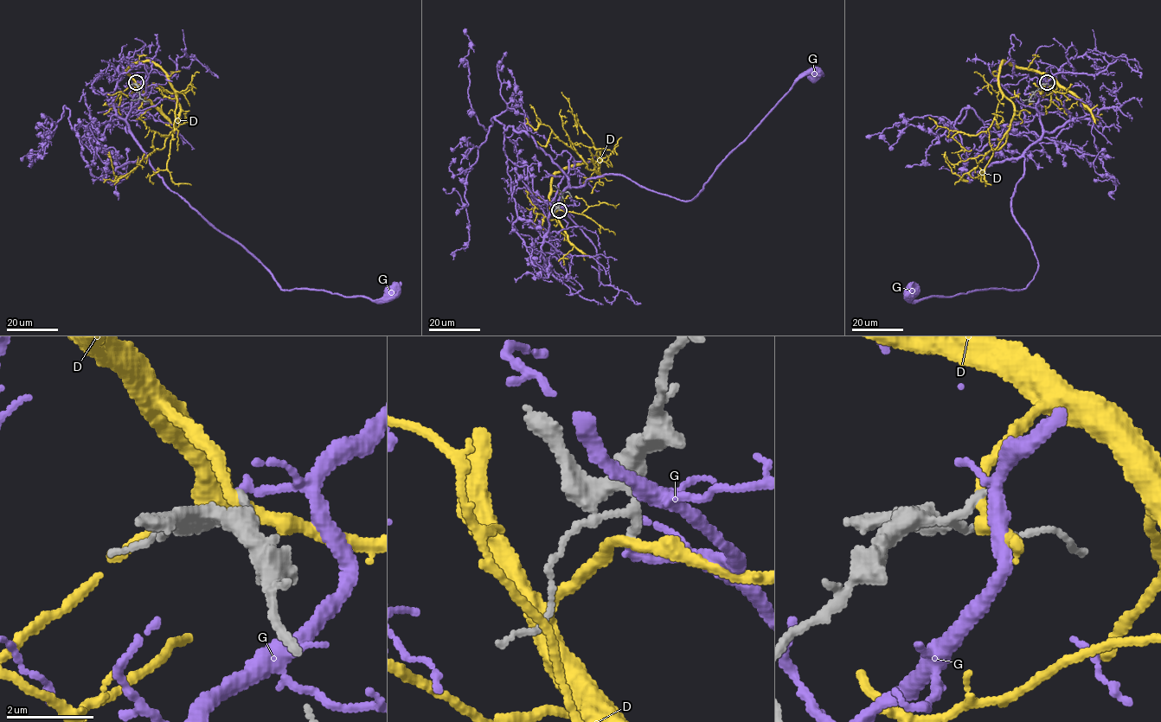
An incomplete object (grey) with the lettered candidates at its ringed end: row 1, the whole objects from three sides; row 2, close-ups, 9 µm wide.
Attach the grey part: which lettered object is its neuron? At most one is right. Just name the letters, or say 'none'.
none

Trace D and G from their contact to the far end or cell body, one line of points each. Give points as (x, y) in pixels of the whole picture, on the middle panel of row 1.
D: (559, 209), (554, 213), (549, 197), (556, 173), (594, 162), (602, 175), (548, 126), (538, 126), (529, 105)
G: (559, 210), (565, 210), (553, 199), (550, 205), (567, 188), (606, 175), (689, 201), (795, 80), (814, 73)

